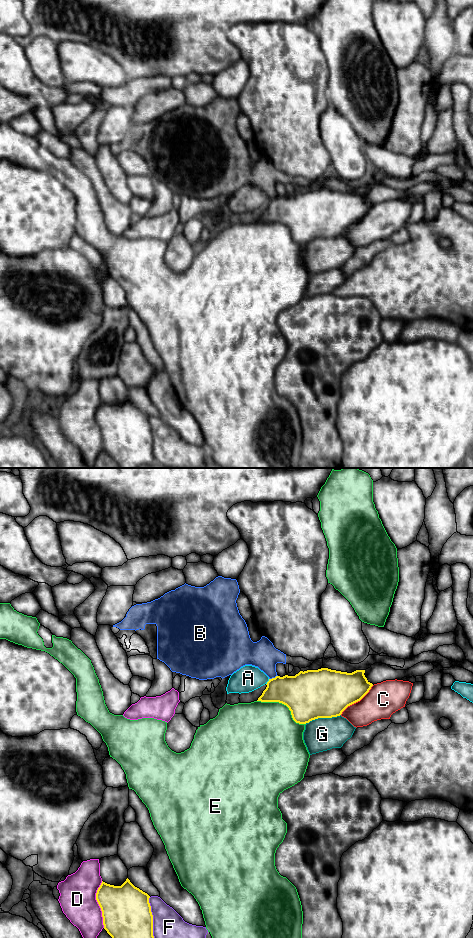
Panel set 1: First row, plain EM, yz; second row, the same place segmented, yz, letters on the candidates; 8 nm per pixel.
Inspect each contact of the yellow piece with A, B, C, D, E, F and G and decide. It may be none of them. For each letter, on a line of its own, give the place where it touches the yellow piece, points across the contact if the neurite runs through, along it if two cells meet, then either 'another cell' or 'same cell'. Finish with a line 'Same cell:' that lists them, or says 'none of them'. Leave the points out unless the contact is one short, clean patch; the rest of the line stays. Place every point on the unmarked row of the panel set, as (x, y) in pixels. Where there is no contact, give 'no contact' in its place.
A: meets yellow in yz at (267, 202); border along yz (269, 199), (266, 204); another cell
B: meets yellow in yz at (273, 198); border along yz (277, 195), (269, 199); another cell
C: meets yellow in yz at (357, 221); another cell
D: meets yellow in yz at (98, 423); another cell
E: meets yellow in yz at (284, 224); another cell
F: meets yellow in yz at (152, 439); another cell
G: meets yellow in yz at (322, 237); another cell
Same cell: none of them

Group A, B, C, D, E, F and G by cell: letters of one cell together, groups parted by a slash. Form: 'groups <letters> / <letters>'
groups A / B / C / D / E / F / G

